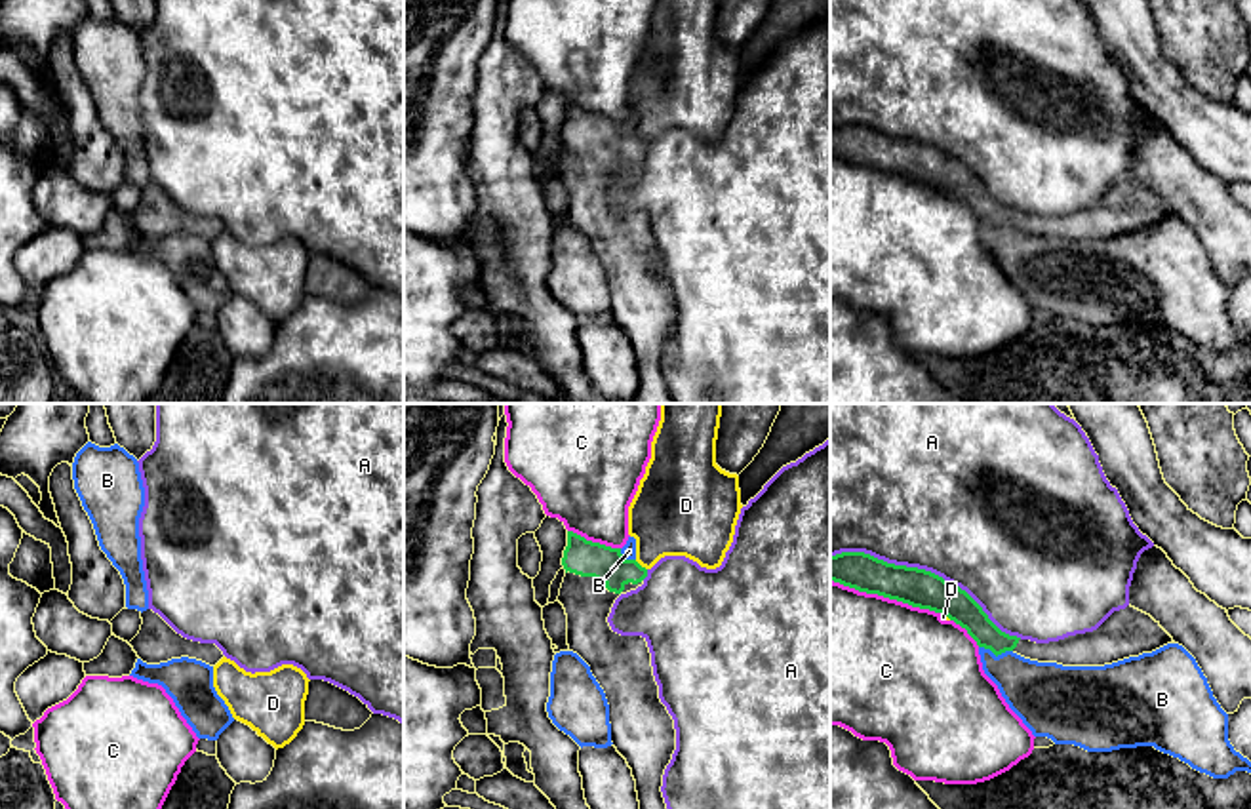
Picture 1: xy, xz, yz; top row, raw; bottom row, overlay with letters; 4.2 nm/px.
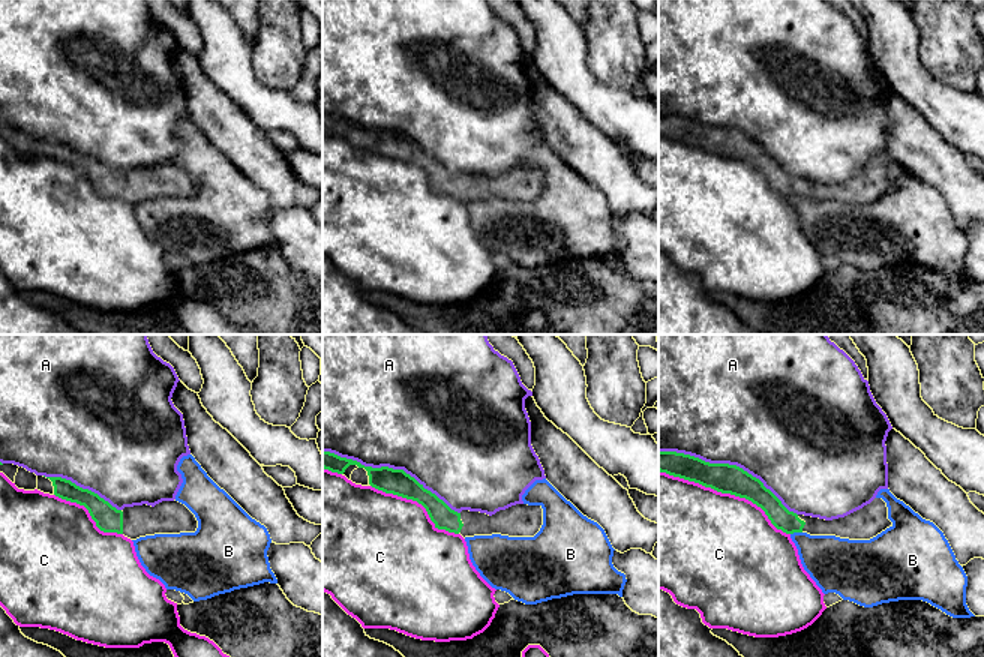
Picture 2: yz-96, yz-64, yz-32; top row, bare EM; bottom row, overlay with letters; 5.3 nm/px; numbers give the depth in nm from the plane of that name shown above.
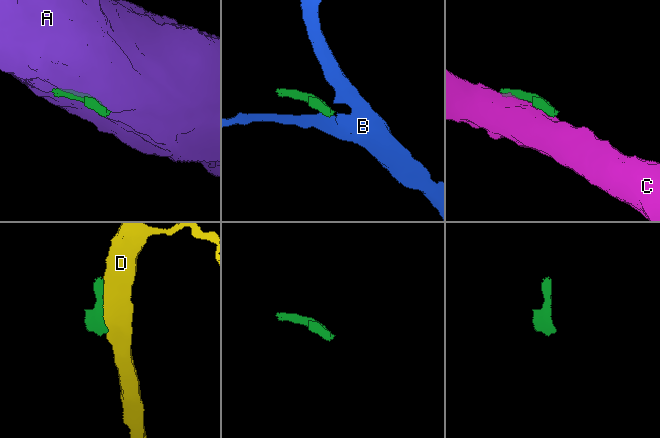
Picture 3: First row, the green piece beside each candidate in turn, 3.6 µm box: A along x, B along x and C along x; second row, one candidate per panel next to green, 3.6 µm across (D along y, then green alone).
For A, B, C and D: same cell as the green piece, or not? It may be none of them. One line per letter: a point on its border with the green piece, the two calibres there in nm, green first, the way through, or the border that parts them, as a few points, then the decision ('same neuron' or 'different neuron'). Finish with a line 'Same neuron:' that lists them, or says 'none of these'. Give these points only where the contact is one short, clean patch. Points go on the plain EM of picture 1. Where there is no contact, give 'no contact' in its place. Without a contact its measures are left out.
A: meets green in yz at (928, 145); 160 nm thick on the green side, 500 nm on the other; different neuron
B: meets green in yz at (996, 229); 120 nm thick on the green side, 280 nm on the other; border along yz (979, 219), (996, 229), (1012, 225); different neuron
C: meets green in yz at (886, 170); 160 nm thick on the green side, 500 nm on the other; different neuron
D: meets green in xz at (638, 138); 150 nm thick on the green side, 360 nm on the other; different neuron
Same neuron: none of these

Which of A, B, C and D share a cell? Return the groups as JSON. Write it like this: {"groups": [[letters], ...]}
{"groups": [["A"], ["B"], ["C"], ["D"]]}

